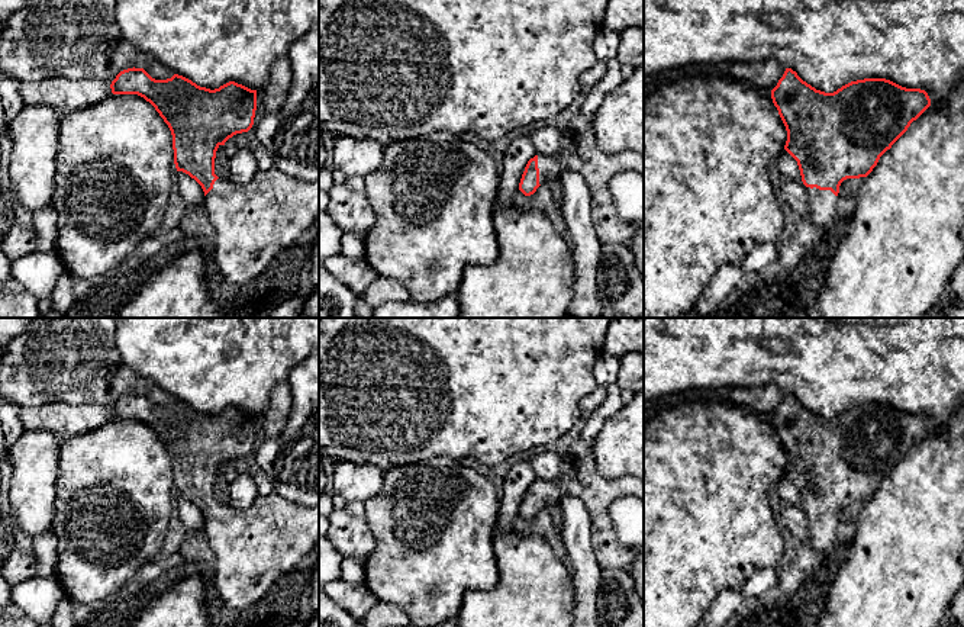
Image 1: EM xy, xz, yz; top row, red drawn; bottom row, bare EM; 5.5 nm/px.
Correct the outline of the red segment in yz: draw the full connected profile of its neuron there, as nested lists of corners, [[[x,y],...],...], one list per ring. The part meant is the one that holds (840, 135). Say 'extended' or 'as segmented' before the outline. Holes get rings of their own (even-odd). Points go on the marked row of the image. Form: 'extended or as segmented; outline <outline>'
extended; outline [[[786,68],[771,99],[787,131],[784,149],[797,161],[806,186],[807,215],[819,226],[835,221],[839,186],[847,179],[867,177],[880,157],[929,106],[925,90],[906,89],[886,78],[851,81],[834,93],[816,90]]]

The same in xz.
extended; outline [[[580,113],[570,119],[561,134],[561,149],[557,155],[541,154],[528,161],[519,190],[531,196],[548,179],[560,179],[564,170],[574,170],[583,176],[591,192],[591,221],[600,244],[626,244],[633,234],[633,225],[619,218],[609,183],[625,170],[644,173],[644,154],[602,152],[596,145],[591,122]]]

